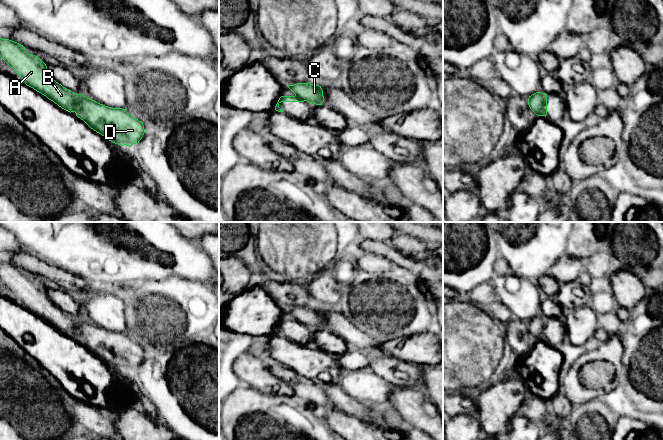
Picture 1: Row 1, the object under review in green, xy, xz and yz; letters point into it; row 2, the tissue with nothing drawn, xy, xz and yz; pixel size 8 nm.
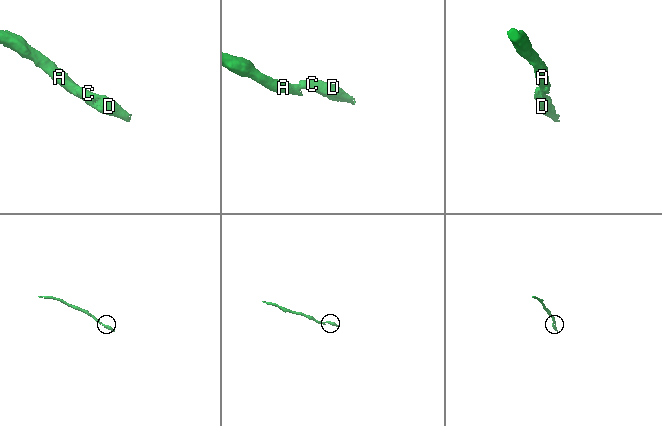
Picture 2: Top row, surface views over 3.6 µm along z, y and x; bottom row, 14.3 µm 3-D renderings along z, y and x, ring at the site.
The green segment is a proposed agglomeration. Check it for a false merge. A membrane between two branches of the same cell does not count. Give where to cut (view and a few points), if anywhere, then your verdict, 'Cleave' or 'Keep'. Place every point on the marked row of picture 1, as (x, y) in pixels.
Split along yz (542, 93), (544, 115). Cleave

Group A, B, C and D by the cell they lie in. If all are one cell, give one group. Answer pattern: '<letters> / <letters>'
A B / C D

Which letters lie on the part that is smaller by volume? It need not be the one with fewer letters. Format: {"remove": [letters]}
{"remove": ["C", "D"]}

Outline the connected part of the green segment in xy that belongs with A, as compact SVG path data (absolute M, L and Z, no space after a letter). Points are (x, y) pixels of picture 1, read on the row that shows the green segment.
M0 38L0 57L15 70L25 84L68 112L79 111L77 93L56 82L46 64L37 56L28 54L25 47L9 39Z

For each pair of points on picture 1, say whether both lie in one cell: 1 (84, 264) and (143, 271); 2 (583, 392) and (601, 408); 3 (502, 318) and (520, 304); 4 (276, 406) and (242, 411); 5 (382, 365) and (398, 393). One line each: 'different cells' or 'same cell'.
1: same cell
2: different cells
3: different cells
4: same cell
5: different cells

